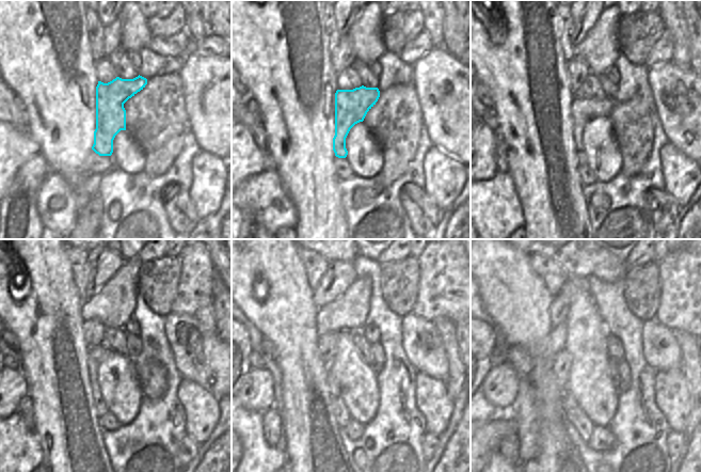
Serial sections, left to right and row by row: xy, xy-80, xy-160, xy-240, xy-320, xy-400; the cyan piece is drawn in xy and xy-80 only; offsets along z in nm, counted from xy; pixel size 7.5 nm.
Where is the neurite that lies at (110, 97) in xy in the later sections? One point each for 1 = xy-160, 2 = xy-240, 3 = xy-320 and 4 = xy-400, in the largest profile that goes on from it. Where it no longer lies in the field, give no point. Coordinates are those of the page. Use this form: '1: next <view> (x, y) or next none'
1: next xy-160 (583, 110)
2: next xy-240 (95, 356)
3: next xy-320 (341, 415)
4: next xy-400 (574, 415)

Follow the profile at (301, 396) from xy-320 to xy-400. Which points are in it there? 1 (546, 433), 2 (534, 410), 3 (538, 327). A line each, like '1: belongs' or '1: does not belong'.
1: belongs
2: does not belong
3: belongs

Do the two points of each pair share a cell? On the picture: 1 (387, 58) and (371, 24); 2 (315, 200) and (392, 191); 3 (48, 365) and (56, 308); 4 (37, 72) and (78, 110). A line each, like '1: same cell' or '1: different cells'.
1: different cells
2: different cells
3: same cell
4: same cell

